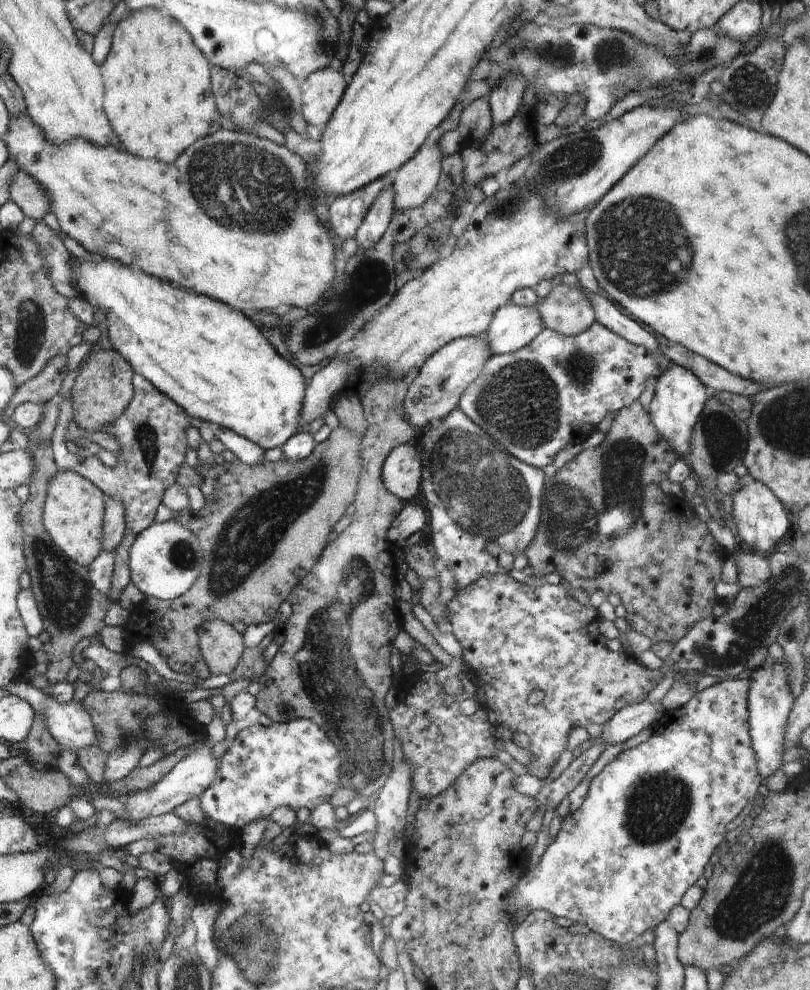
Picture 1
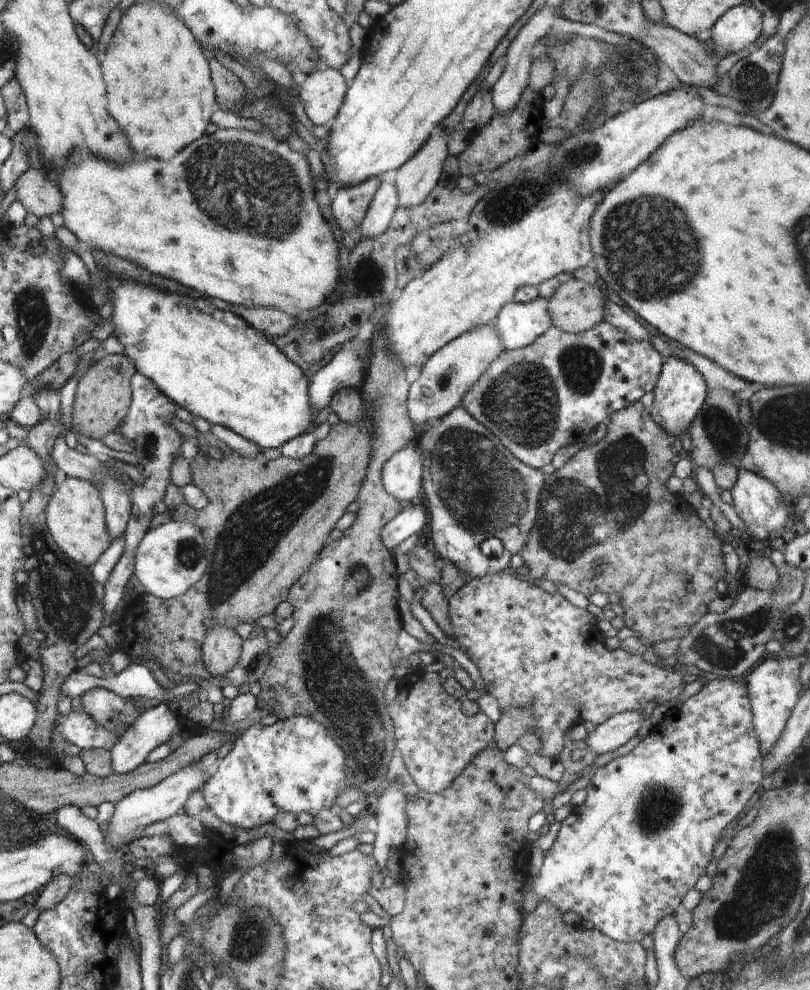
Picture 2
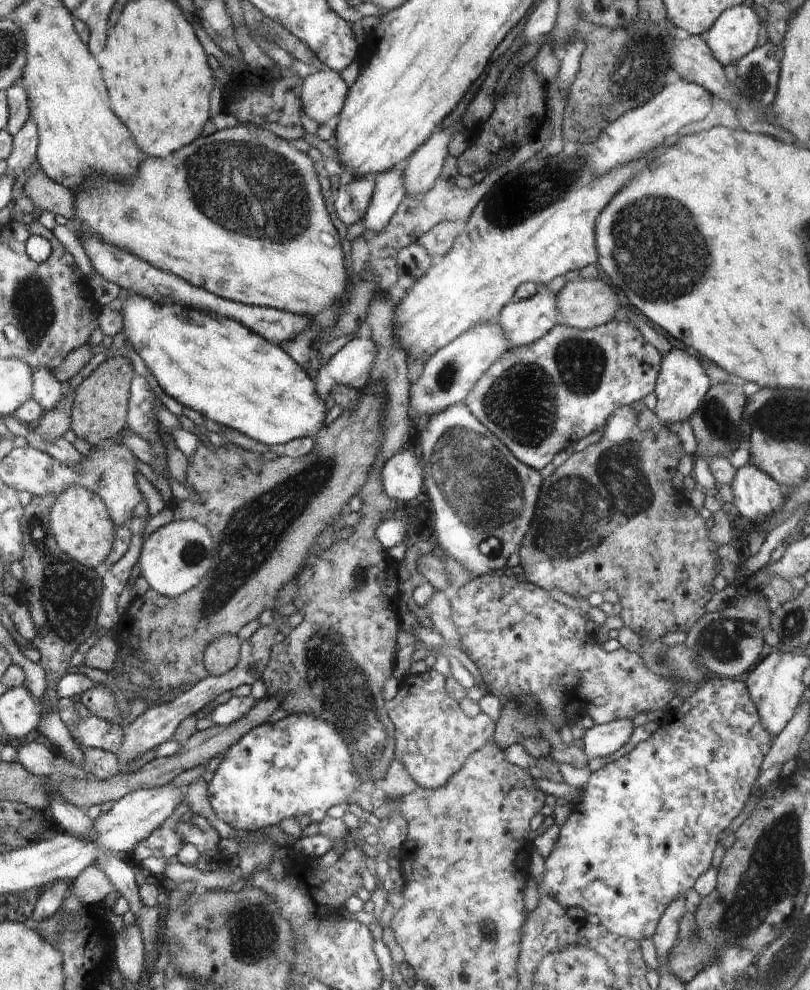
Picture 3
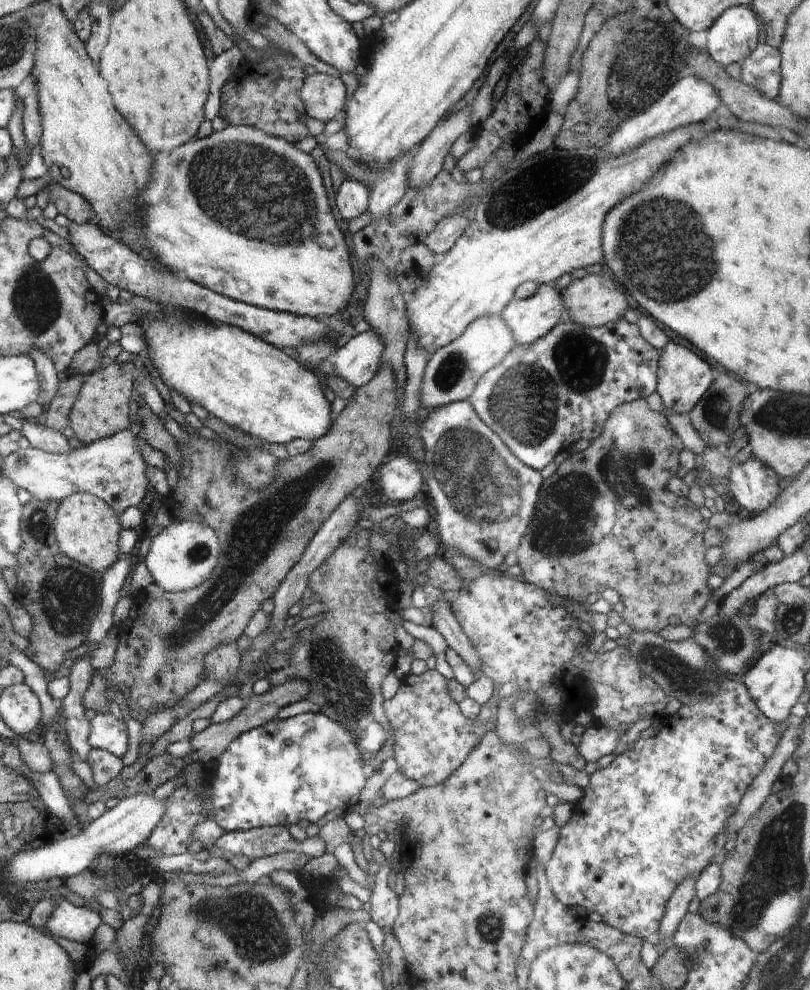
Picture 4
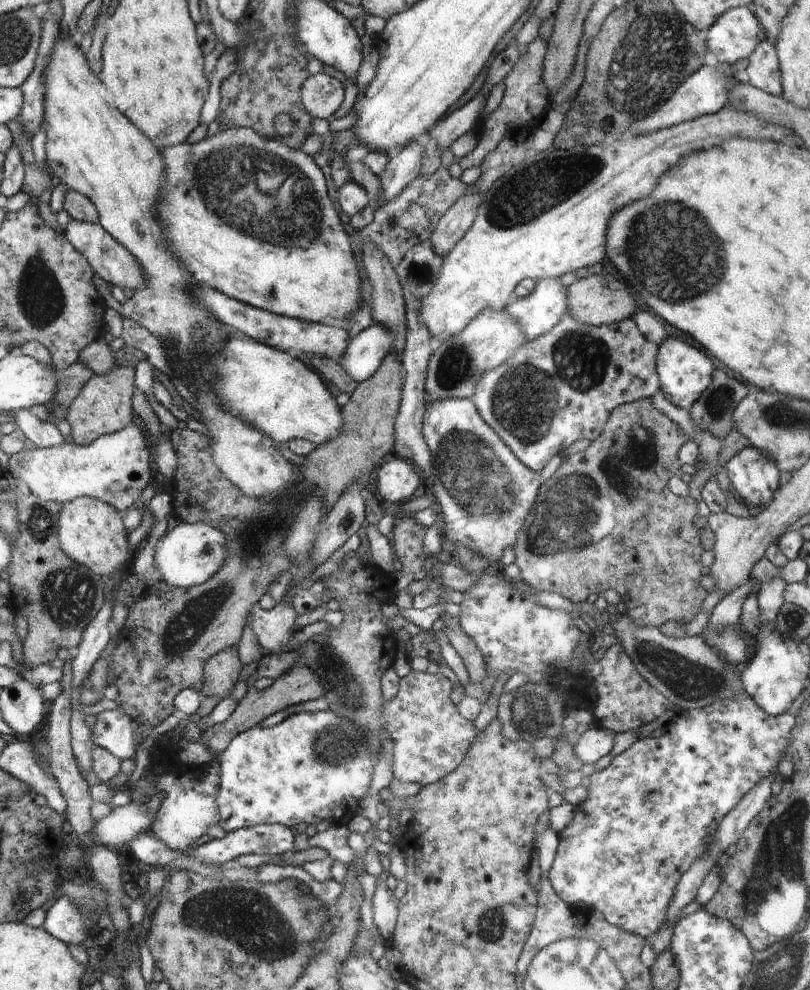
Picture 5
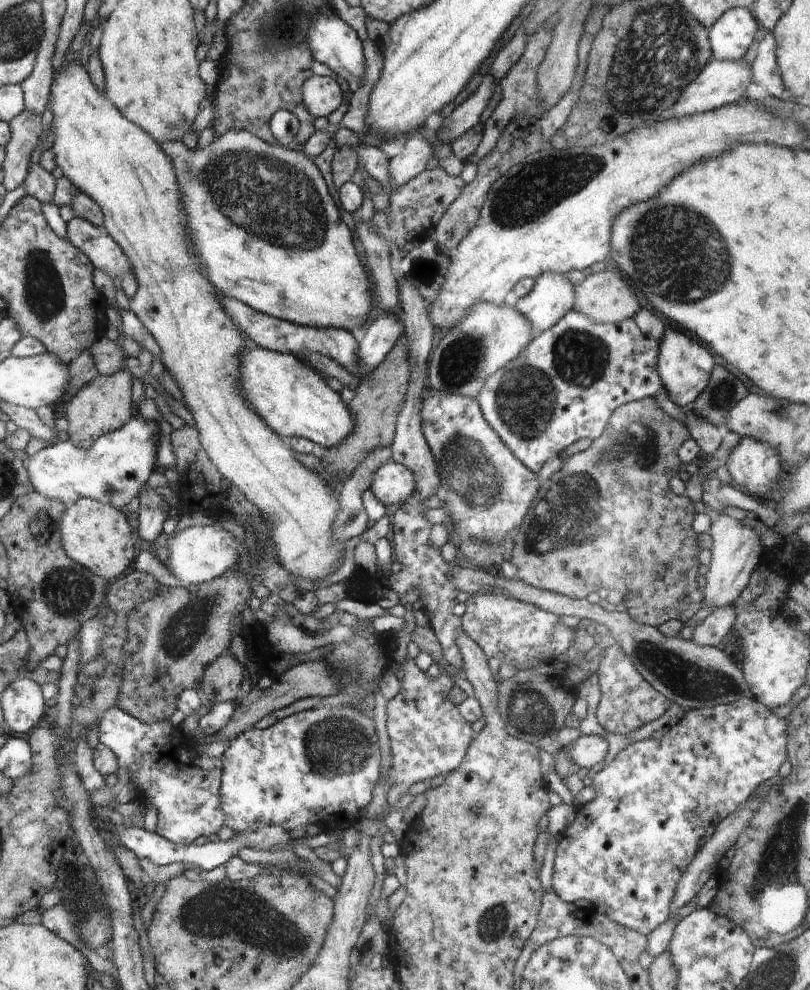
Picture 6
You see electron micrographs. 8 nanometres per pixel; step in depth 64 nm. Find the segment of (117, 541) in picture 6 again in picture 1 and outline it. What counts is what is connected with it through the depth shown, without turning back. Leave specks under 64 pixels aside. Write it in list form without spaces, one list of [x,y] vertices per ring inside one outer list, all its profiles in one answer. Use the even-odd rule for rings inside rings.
[[[60,471],[49,482],[43,508],[43,525],[54,544],[79,565],[88,566],[103,547],[104,498],[93,482],[74,471]]]

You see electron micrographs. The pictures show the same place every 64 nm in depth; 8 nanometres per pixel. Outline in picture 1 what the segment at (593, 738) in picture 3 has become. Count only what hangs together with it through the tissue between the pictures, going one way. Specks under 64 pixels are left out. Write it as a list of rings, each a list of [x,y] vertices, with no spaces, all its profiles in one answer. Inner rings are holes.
[[[644,700],[642,703],[630,705],[620,709],[607,723],[603,725],[600,736],[594,741],[600,742],[604,749],[611,744],[626,742],[628,738],[638,734],[642,729],[650,726],[654,718],[660,717],[664,712],[661,702],[652,705]]]

